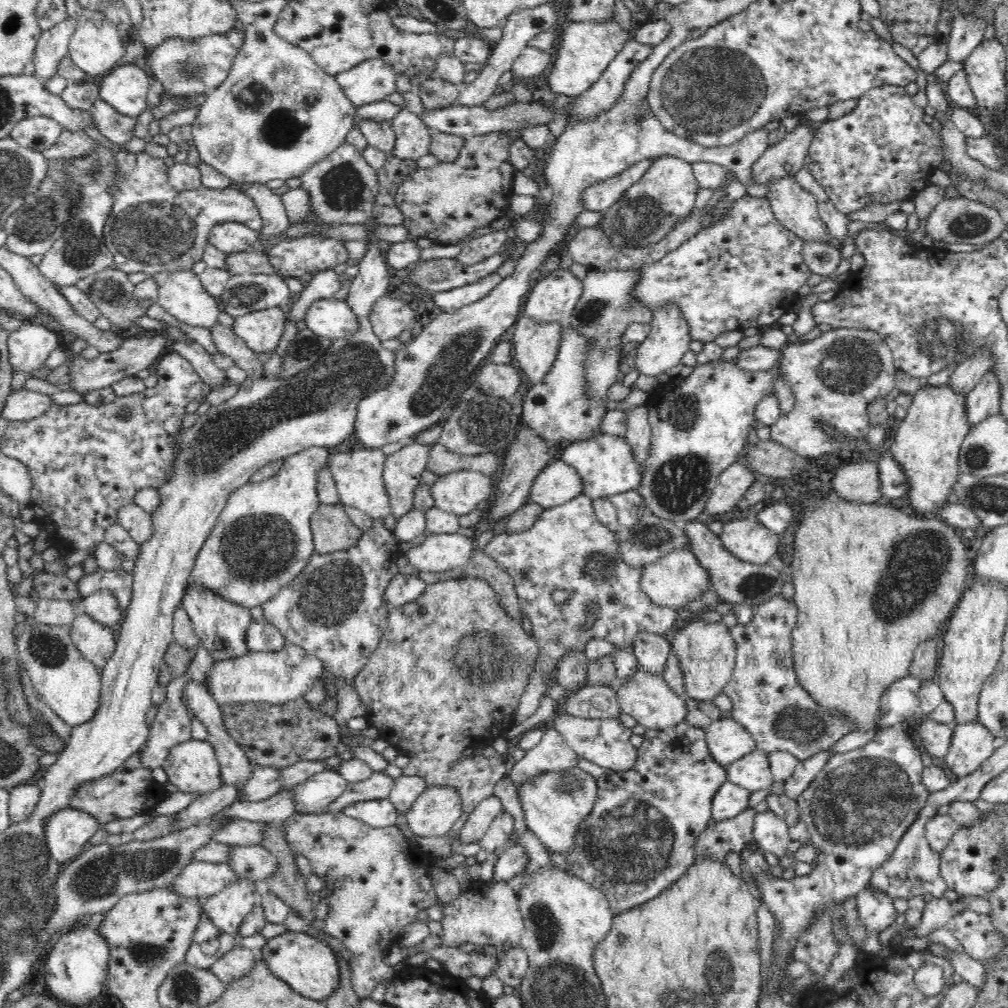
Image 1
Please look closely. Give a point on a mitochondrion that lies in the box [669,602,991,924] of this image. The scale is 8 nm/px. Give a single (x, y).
(860, 803)

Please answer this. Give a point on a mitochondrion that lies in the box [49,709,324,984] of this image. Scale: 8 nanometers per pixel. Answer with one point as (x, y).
(146, 954)

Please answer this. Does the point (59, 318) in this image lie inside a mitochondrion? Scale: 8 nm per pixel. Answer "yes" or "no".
no

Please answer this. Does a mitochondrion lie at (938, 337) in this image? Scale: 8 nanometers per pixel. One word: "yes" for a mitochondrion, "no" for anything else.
yes

